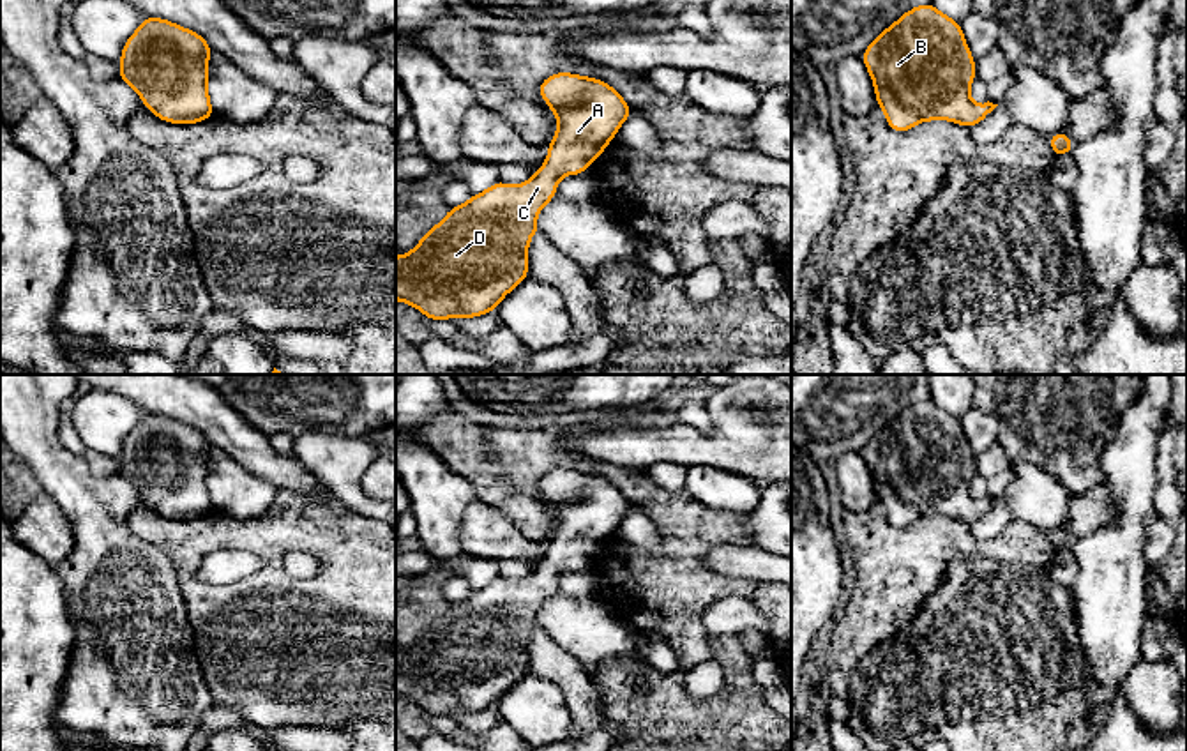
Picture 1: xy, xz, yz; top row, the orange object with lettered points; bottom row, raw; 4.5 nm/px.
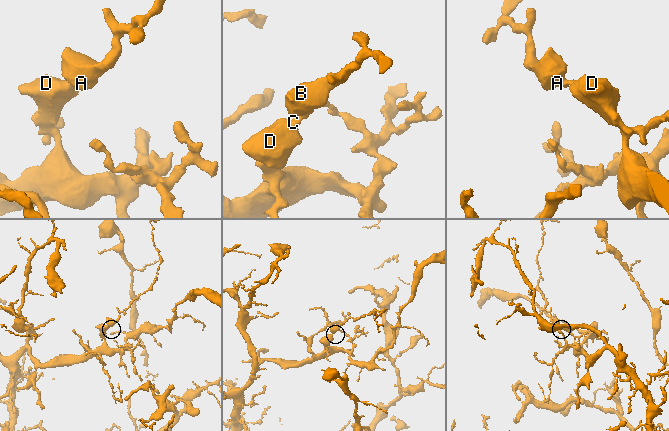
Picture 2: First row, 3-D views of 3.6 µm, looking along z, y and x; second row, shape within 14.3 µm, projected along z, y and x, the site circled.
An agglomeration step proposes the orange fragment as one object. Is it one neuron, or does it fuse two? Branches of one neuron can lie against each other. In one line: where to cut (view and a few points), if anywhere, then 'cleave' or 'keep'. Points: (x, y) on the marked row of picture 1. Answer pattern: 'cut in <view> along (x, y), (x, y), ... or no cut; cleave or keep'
no cut; keep

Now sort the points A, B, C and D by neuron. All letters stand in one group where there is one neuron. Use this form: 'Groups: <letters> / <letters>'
Groups: A B C D

